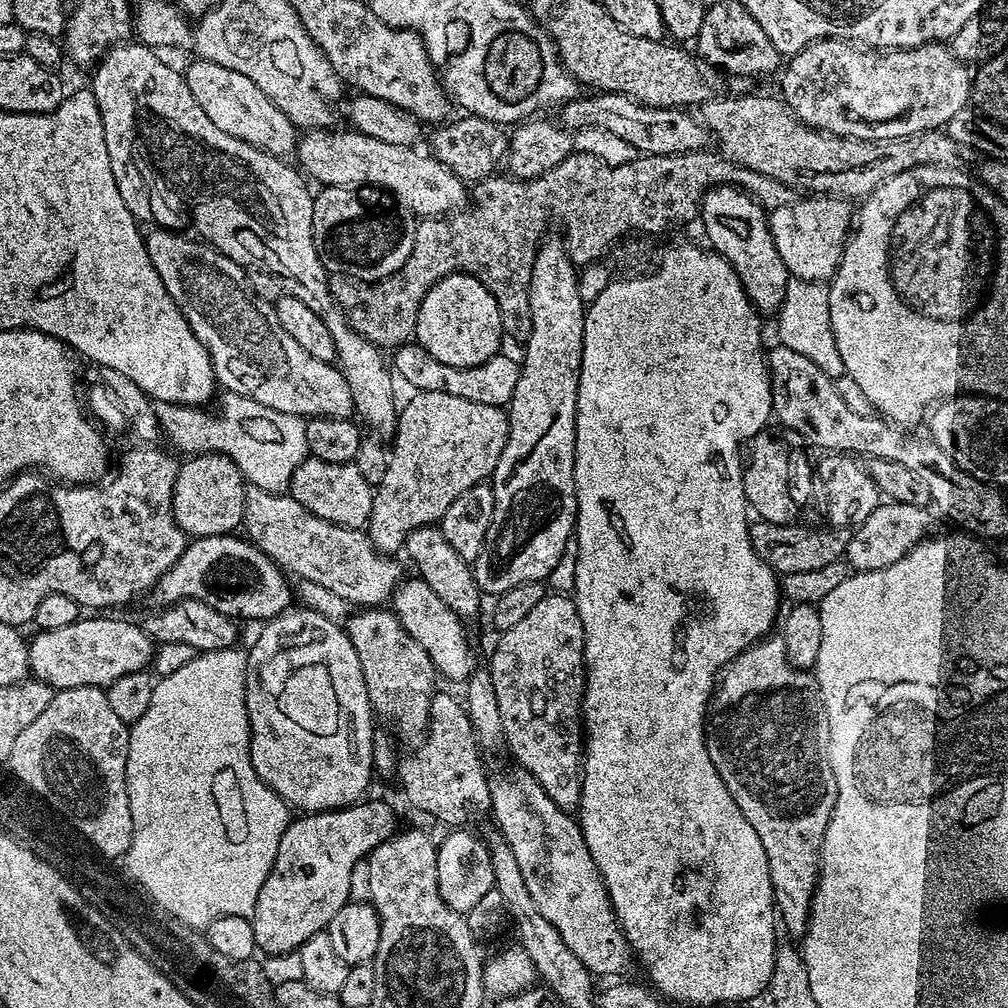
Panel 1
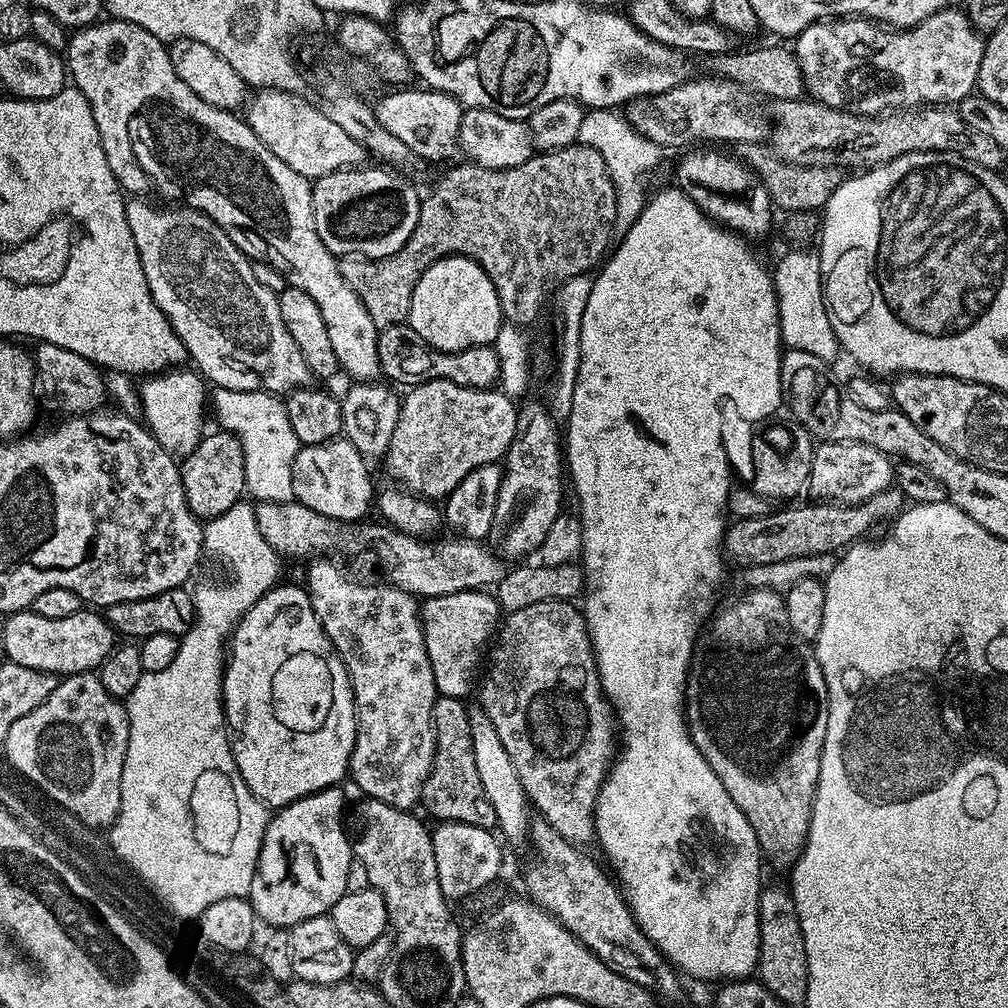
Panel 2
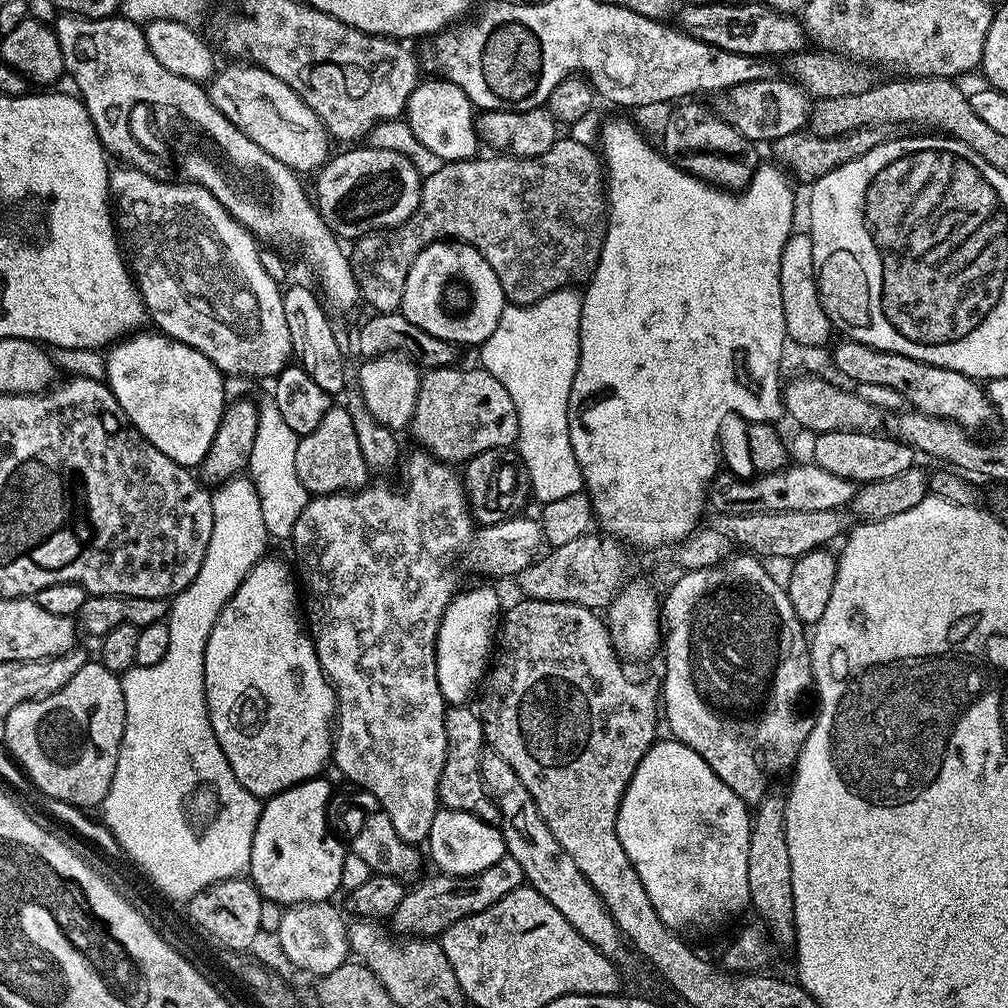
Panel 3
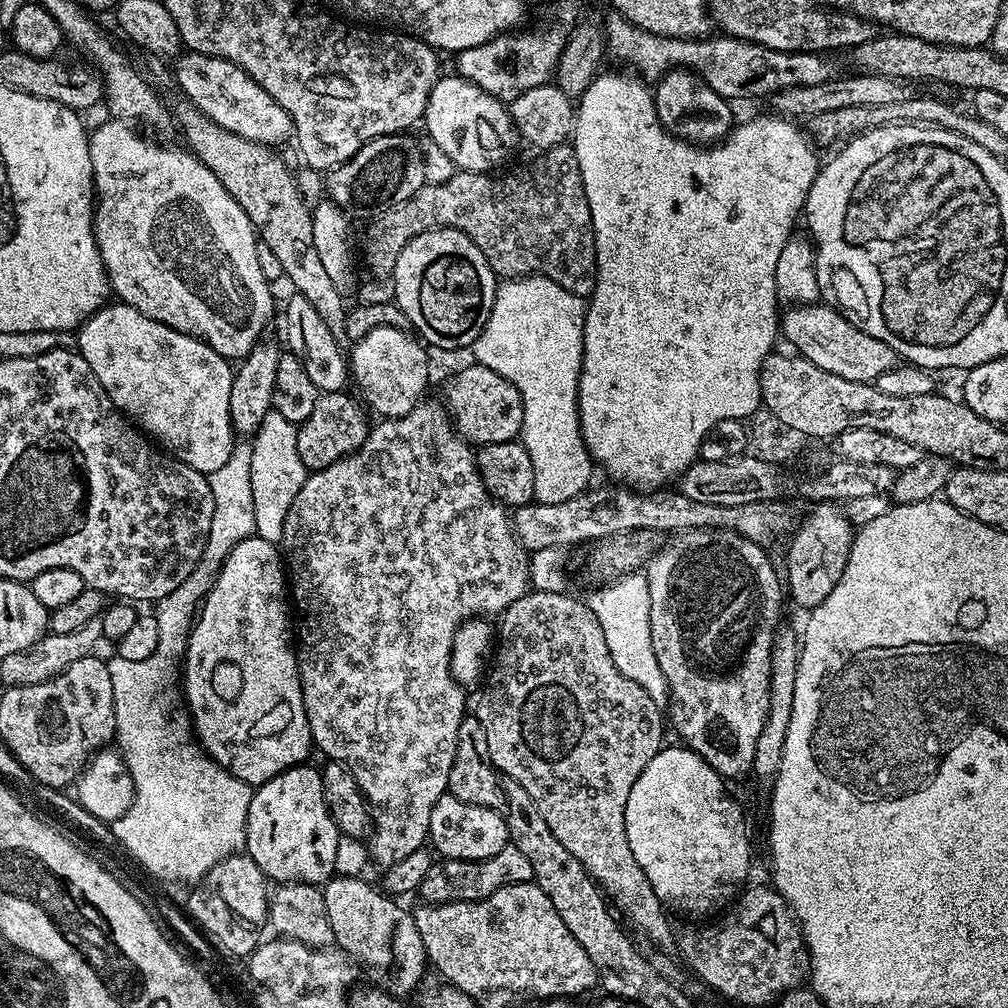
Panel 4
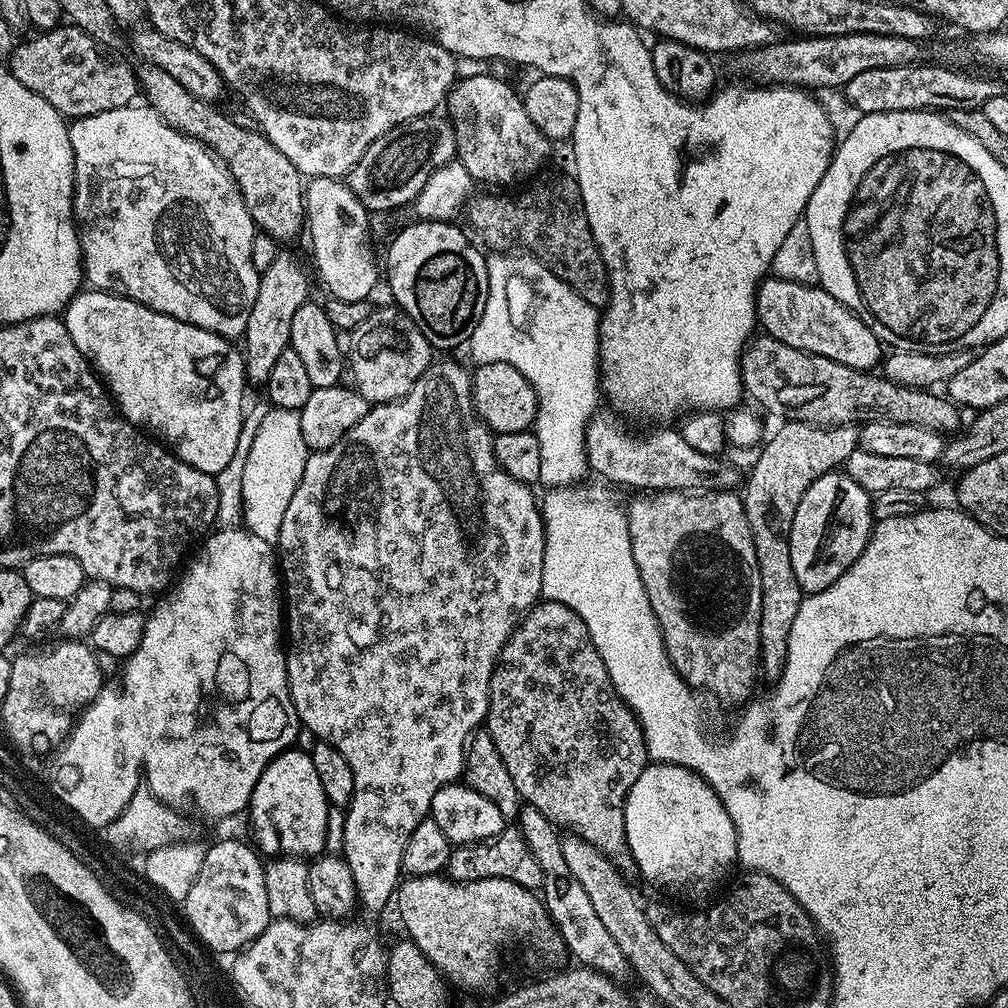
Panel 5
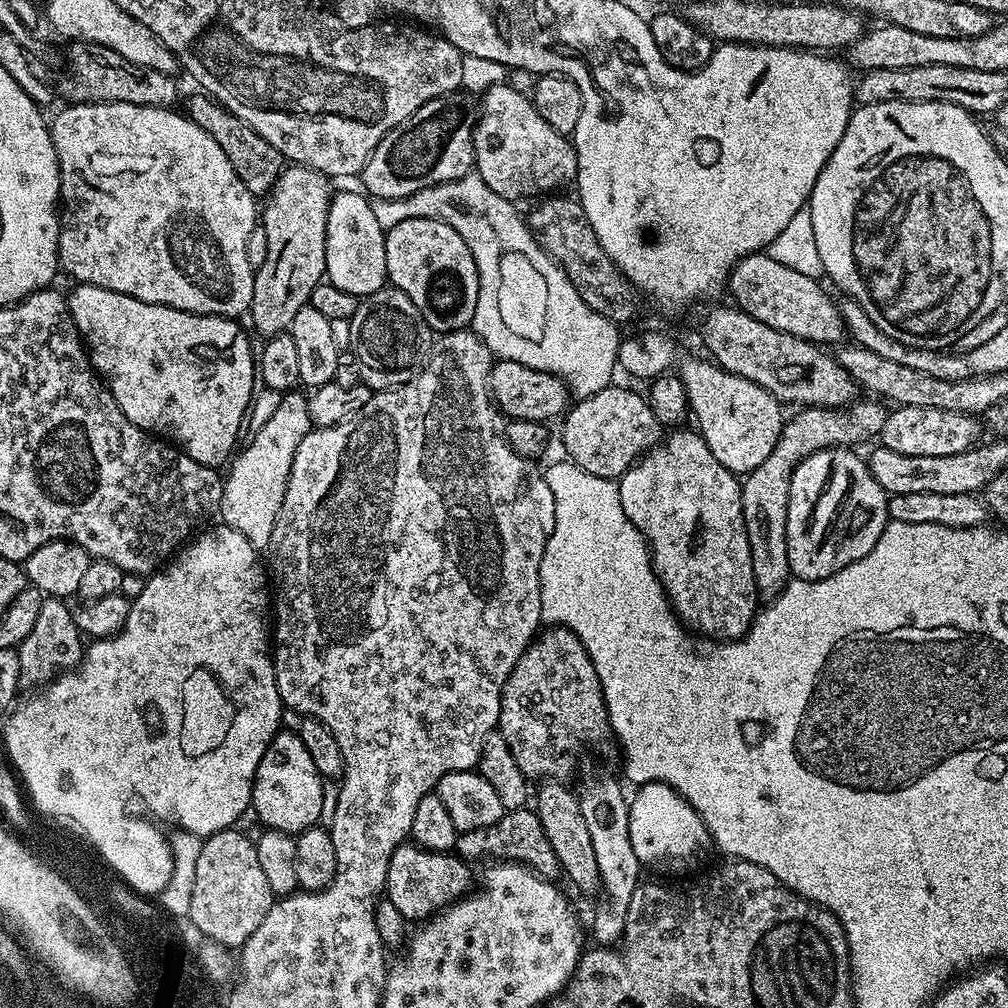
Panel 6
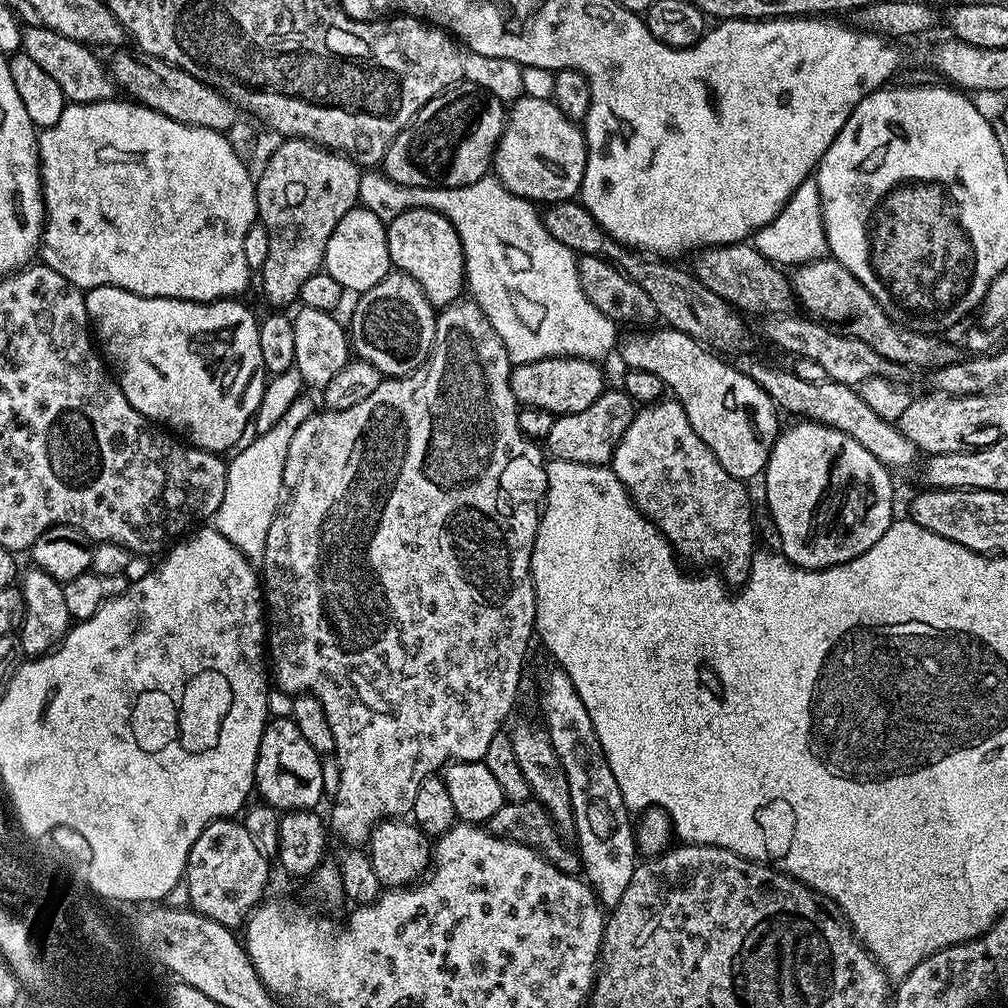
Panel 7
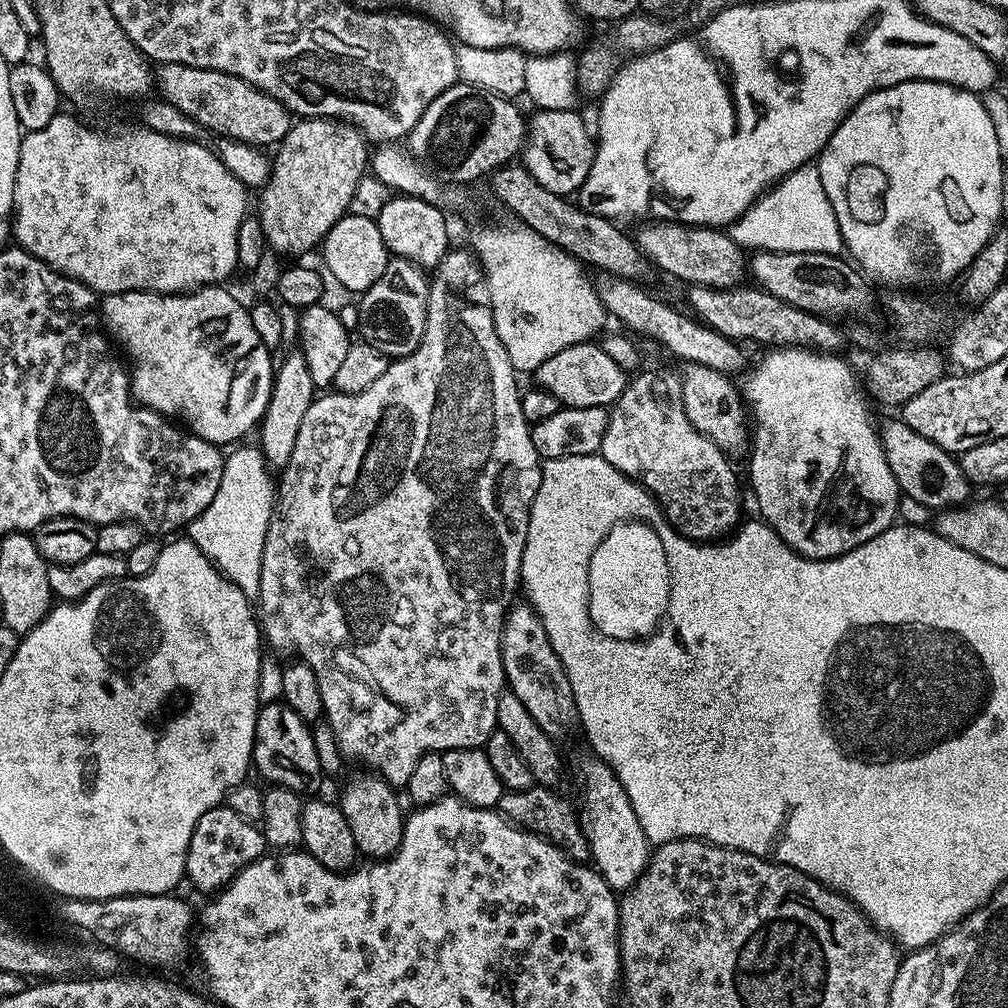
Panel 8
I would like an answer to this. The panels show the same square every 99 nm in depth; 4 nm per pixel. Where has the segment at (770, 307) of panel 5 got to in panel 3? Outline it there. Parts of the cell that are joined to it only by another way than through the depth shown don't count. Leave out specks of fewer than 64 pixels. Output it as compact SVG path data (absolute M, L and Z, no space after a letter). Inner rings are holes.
M847 338L839 342L841 344L832 352L832 360L846 379L853 380L853 385L891 386L892 389L898 390L898 394L904 396L905 401L915 411L949 420L960 428L967 428L973 434L979 433L979 428L986 427L994 420L994 409L988 401L987 391L969 376L946 370L942 366L918 362L902 354L874 350L862 342L854 342Z

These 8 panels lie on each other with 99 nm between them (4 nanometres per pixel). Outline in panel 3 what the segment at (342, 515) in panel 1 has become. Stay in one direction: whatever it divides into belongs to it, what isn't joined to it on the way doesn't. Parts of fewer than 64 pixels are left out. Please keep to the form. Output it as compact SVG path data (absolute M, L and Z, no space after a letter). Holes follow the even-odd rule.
M333 406L326 418L322 418L318 430L300 437L298 454L294 454L294 470L298 470L300 484L312 496L331 496L333 492L359 490L369 483L370 469L363 460L350 414L344 406Z

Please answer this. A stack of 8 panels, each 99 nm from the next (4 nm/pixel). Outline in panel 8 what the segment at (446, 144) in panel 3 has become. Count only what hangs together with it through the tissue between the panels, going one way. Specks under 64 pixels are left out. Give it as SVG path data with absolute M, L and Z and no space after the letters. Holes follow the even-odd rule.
M537 111L536 117L526 124L526 139L522 149L522 164L533 178L546 190L565 198L579 193L590 174L590 166L596 157L594 136L588 133L579 111Z

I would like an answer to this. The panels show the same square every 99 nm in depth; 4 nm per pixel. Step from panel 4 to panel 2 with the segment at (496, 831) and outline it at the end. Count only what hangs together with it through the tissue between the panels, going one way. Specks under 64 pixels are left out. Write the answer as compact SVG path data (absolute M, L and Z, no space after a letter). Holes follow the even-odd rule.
M449 820L435 826L437 828L431 829L434 863L438 866L438 886L442 886L445 898L452 902L463 901L464 897L485 888L497 879L495 876L500 872L500 863L503 862L504 856L500 853L501 841L495 831Z

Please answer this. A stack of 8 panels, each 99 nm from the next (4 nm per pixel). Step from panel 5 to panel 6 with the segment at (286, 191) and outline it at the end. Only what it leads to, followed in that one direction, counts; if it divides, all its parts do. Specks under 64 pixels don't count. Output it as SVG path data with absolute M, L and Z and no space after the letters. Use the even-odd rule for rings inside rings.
M197 93L189 98L186 109L184 109L188 118L206 130L218 142L218 146L221 146L222 152L226 154L235 173L238 174L238 178L242 179L243 184L254 196L260 198L267 195L283 172L286 164L284 156L248 123L228 109L221 107L207 93Z

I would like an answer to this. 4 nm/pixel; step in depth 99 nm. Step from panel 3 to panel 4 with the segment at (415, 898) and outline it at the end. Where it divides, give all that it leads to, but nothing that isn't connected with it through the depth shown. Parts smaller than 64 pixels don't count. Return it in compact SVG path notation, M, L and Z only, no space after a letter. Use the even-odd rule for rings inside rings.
M510 842L506 846L502 846L502 850L498 850L498 854L494 854L494 858L486 858L485 860L444 860L443 863L433 862L430 866L430 871L420 879L418 896L421 896L419 899L426 904L474 902L475 900L490 898L490 894L494 894L494 890L502 890L502 886L531 884L533 880L534 866L530 866L530 861L526 859L526 854L522 854L522 850L518 850L518 846L514 846Z

